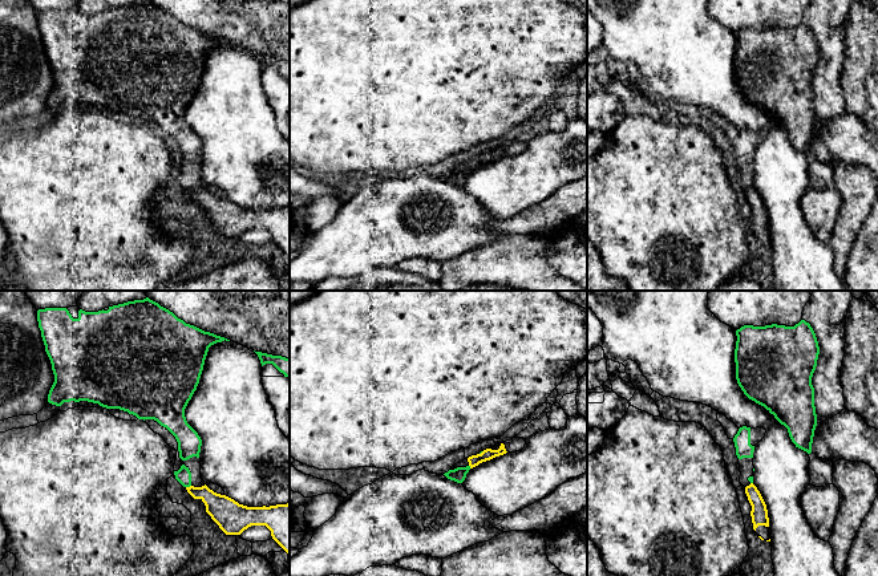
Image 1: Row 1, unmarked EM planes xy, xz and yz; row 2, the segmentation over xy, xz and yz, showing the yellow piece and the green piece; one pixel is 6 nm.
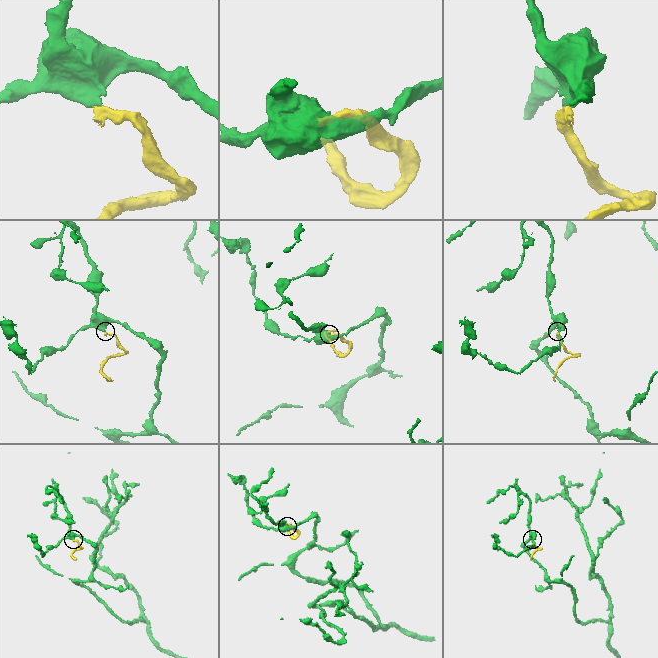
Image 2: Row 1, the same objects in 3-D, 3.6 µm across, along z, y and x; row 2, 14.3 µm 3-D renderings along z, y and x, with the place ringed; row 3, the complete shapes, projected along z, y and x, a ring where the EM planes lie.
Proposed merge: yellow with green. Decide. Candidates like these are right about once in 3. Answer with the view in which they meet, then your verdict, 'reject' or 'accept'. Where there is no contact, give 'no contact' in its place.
xy | reject

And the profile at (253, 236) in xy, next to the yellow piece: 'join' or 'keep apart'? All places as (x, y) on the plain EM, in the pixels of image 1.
keep apart

